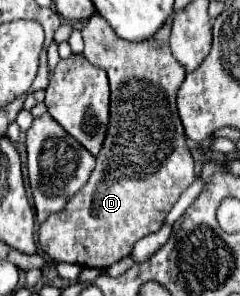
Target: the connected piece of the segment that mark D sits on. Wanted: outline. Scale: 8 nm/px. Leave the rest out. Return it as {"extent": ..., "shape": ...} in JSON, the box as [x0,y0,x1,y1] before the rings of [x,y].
{"extent":[38,16,196,268],"shape":[[[102,16],[90,18],[82,30],[86,60],[106,70],[108,74],[112,90],[112,102],[110,102],[112,118],[108,126],[108,136],[104,140],[100,156],[96,158],[96,168],[84,190],[80,190],[80,194],[76,194],[62,212],[52,214],[44,224],[40,224],[38,242],[52,262],[70,262],[86,268],[108,268],[114,262],[126,258],[132,252],[136,240],[162,228],[168,212],[172,210],[180,194],[196,178],[192,154],[186,146],[184,128],[176,110],[176,92],[186,74],[184,68],[172,56],[168,46],[170,22],[172,16],[150,42],[128,42],[118,38]]]}

